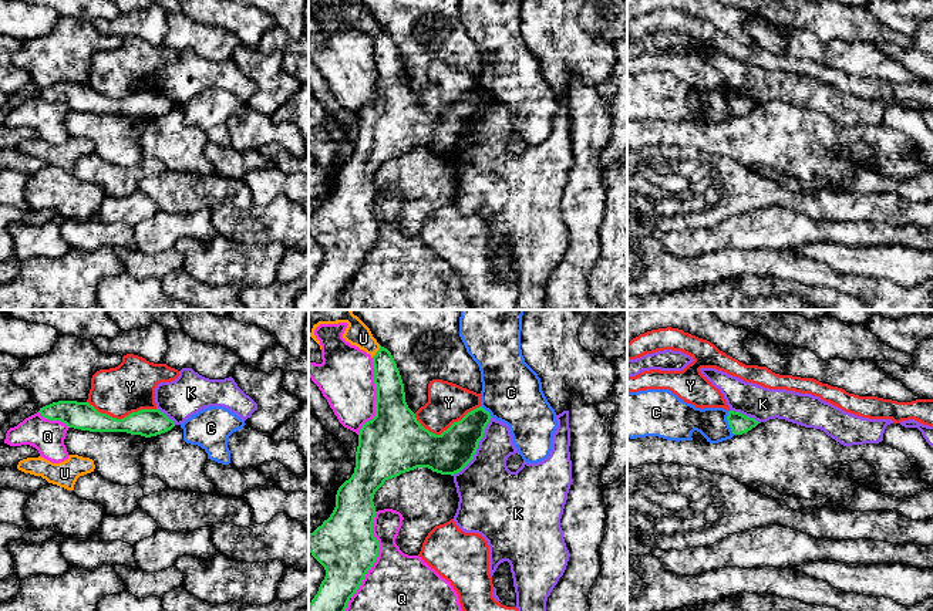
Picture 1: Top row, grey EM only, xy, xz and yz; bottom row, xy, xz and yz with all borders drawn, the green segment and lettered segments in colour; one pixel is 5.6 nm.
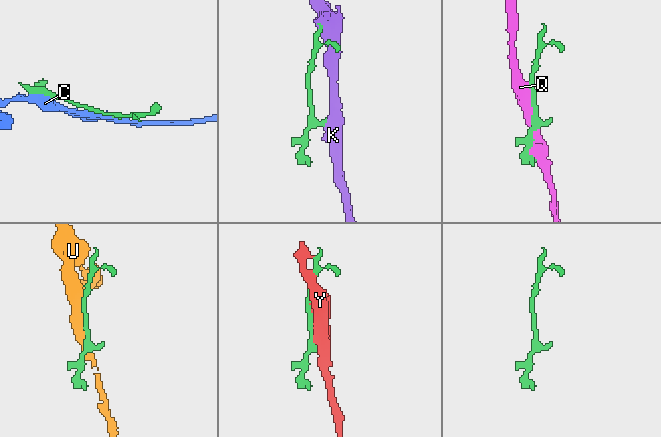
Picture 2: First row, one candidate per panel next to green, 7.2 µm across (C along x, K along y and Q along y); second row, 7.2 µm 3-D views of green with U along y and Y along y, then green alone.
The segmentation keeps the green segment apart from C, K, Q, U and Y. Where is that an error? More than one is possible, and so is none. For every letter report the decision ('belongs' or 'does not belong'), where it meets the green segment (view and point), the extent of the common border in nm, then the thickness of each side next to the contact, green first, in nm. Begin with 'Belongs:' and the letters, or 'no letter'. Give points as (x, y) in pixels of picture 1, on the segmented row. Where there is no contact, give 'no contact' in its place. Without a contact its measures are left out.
Belongs: no letter
C: does not belong; meets green in yz at (728, 422); contact 140 nm long; 120 nm thick on the green side, 180 nm on the other
K: does not belong; meets green in xz at (477, 448); contact 400 nm long; 240 nm thick on the green side, 340 nm on the other
Q: does not belong; meets green in xz at (377, 554); contact 500 nm long; 340 nm thick on the green side, 320 nm on the other
U: does not belong; meets green in xz at (377, 351); contact 90 nm long; 160 nm thick on the green side, 140 nm on the other
Y: does not belong; meets green in xz at (448, 428); contact 380 nm long; 260 nm thick on the green side, 220 nm on the other

